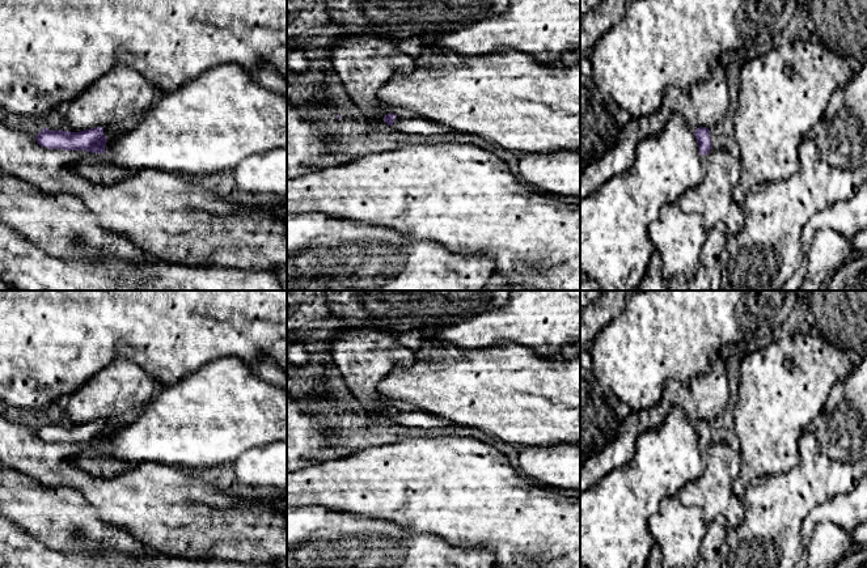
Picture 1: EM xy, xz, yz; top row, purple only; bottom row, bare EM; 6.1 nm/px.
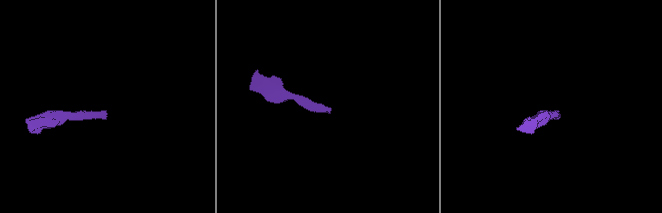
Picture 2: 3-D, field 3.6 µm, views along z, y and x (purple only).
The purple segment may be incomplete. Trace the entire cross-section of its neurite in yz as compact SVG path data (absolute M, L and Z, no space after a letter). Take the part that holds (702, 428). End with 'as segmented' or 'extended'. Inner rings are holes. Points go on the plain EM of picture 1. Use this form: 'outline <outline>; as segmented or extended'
outline M706 420L697 421L694 424L694 429L698 436L699 446L702 449L706 449L712 442L711 432L710 432L710 423Z; as segmented

